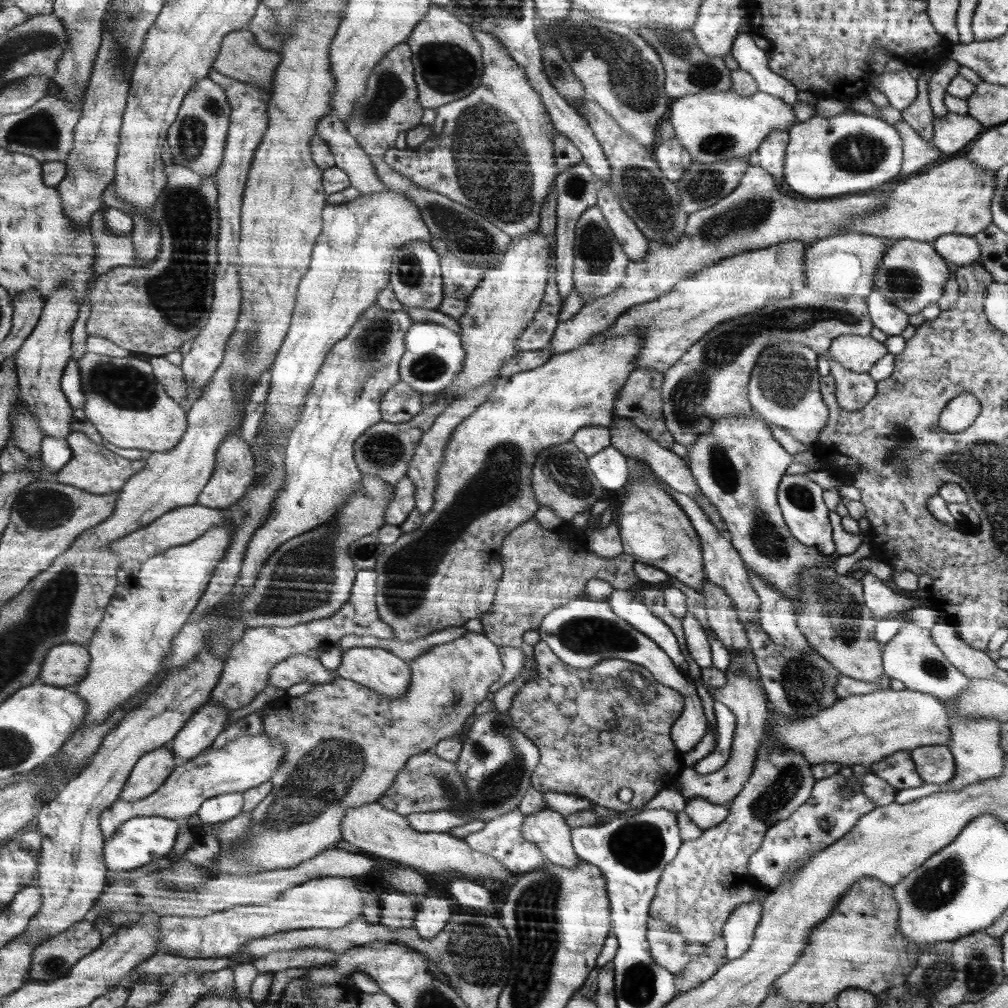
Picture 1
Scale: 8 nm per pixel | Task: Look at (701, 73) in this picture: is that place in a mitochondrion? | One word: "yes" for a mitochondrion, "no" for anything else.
yes

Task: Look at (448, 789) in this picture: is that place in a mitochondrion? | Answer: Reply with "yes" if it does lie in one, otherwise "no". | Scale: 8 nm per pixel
yes

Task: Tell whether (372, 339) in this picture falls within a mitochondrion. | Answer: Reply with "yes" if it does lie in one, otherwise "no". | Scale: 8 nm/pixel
yes

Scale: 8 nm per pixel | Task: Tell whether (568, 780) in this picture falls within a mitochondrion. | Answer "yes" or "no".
no

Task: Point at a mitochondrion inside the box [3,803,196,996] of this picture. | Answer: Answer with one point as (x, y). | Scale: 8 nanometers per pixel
(55, 963)

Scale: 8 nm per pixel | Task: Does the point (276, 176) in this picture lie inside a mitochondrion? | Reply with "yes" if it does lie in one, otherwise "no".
no

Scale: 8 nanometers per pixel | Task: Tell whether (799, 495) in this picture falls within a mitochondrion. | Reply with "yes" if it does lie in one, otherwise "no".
yes

